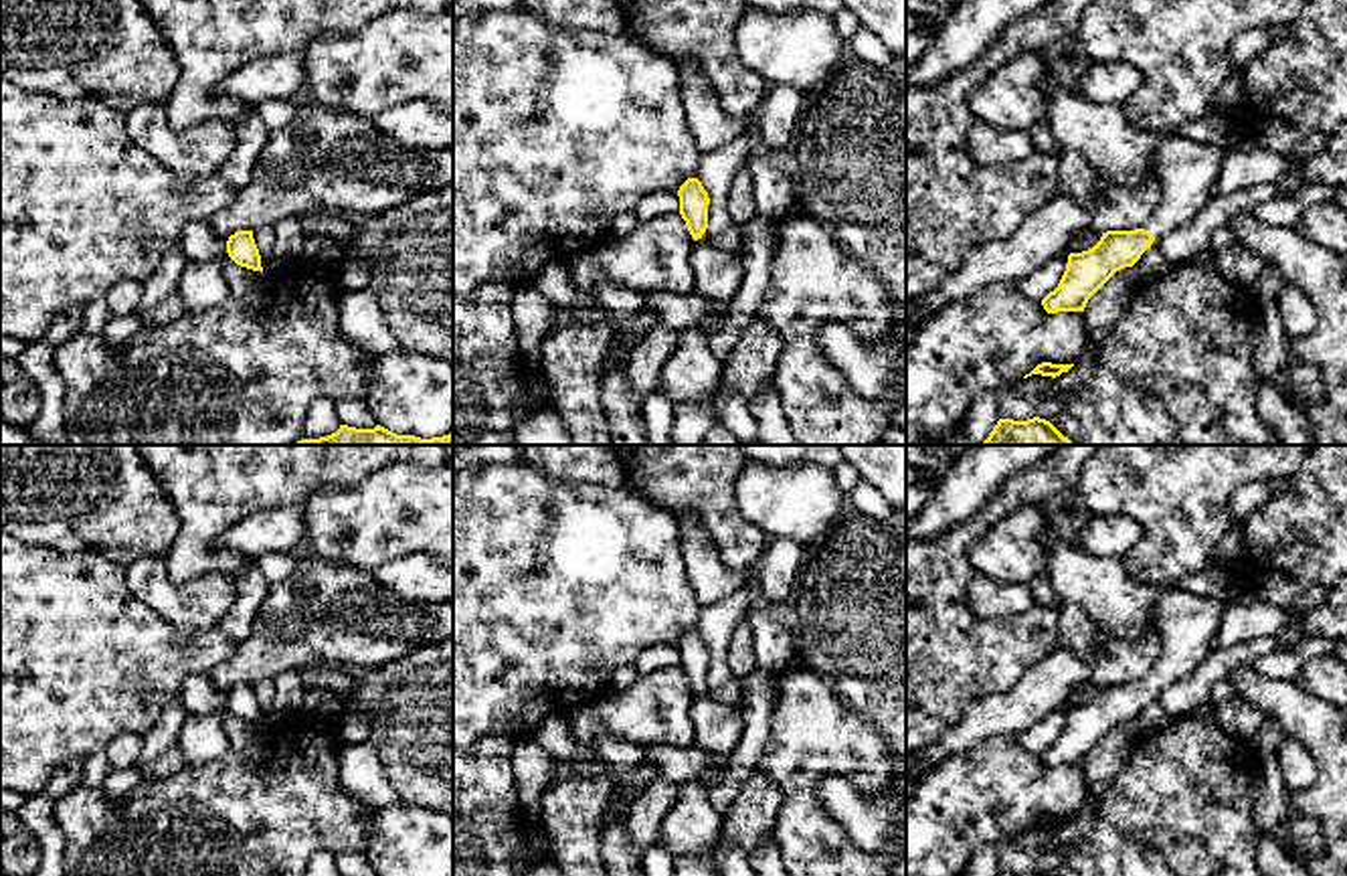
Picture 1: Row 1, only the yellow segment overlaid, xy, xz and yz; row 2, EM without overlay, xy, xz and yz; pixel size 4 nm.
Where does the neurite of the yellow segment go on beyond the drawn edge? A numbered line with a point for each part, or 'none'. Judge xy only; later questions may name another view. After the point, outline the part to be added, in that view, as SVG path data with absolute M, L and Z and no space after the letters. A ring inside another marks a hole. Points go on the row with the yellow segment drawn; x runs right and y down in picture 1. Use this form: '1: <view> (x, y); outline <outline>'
none

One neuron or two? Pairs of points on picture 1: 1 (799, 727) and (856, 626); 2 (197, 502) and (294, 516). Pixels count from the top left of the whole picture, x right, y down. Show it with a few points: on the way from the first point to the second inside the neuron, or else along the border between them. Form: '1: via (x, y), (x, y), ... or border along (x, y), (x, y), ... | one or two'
1: border along (803, 664), (824, 674), (832, 688), (858, 713) | two
2: border along (302, 504), (255, 510), (221, 535) | two

